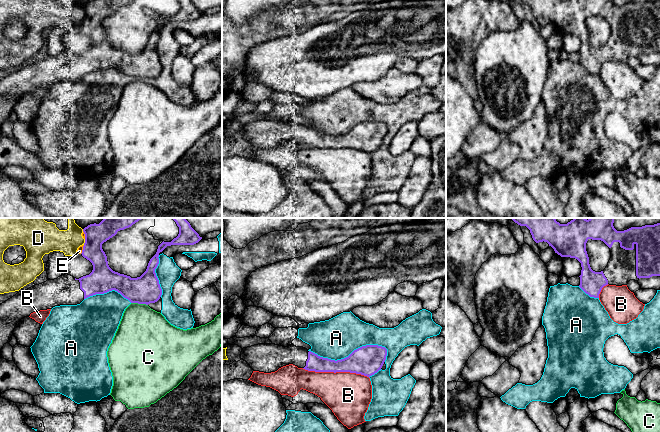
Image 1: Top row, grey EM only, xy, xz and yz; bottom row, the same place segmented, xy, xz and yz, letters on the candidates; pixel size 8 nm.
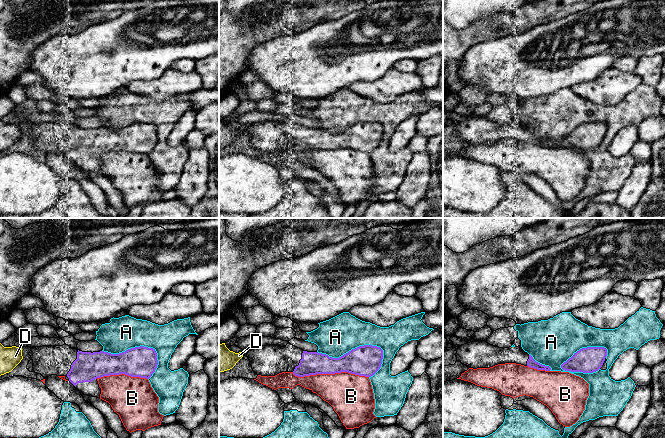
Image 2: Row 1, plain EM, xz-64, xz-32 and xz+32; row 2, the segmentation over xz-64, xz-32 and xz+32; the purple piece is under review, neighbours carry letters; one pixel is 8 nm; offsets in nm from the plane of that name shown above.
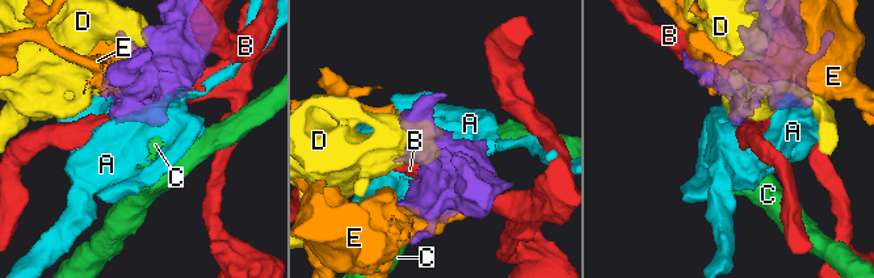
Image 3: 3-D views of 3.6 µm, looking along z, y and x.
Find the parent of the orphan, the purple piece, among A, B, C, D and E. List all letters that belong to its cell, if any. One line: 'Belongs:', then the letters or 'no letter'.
Belongs: no letter

